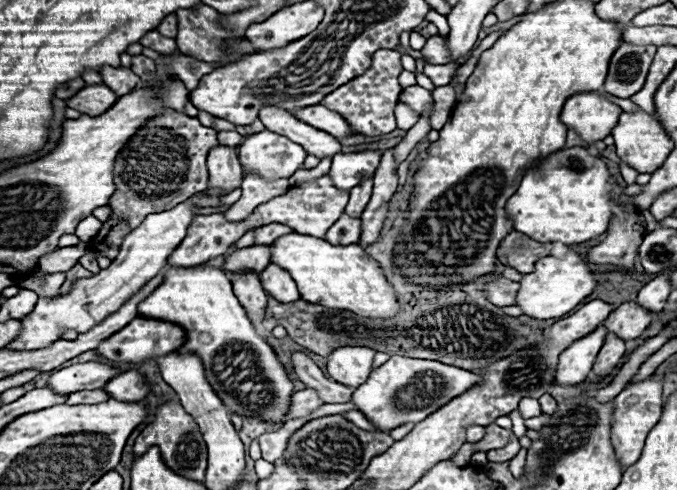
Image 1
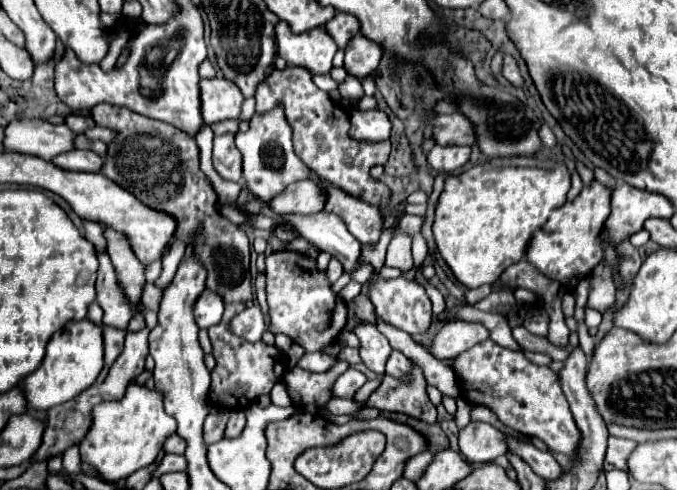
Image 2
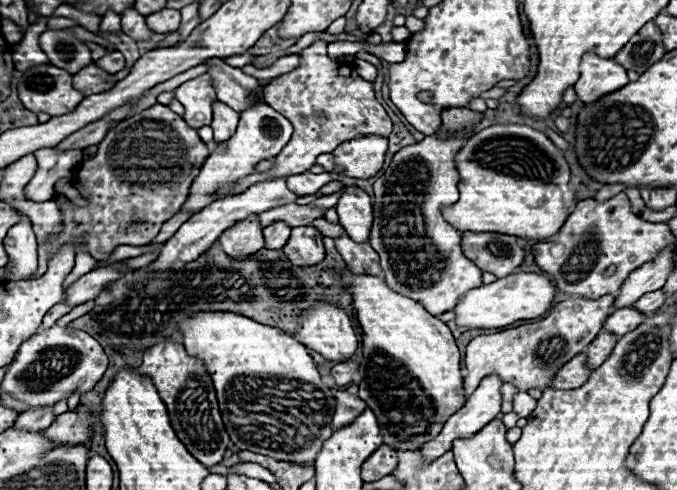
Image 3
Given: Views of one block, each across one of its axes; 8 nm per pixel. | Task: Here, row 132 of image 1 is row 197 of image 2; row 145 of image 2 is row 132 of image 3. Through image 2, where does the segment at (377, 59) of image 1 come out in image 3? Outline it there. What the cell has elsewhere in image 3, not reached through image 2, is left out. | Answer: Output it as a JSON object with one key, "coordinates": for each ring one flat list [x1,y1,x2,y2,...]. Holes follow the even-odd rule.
{"coordinates":[[314,40,308,48,304,48,300,52,300,64,292,72,286,72,286,74,270,80,270,84,266,84,264,100,270,106,274,106,274,110,278,110,278,112,286,114,286,118,290,118,290,122,294,126,292,140,284,146,284,150,278,156,272,158,272,162,274,162,272,170,268,170,268,172,254,172,254,174,234,182,230,194,242,194,250,186,254,186,258,182,264,182,264,180,286,178,290,174,302,174,302,172,310,170,316,164,316,158,320,154,334,152,342,142,346,142,350,138,358,138,362,134,382,134,382,136,388,136,392,132,392,122,390,122,384,106,376,100,374,84,364,80,364,78,360,78,356,74,356,66,354,64,342,62,342,60,332,62,328,58,328,54,326,54,326,42,324,40]]}

